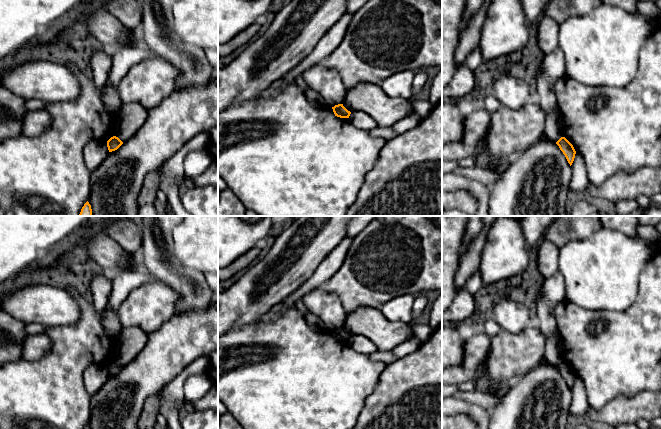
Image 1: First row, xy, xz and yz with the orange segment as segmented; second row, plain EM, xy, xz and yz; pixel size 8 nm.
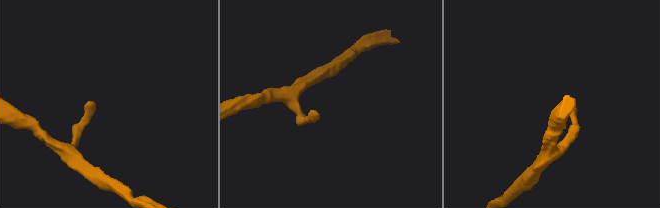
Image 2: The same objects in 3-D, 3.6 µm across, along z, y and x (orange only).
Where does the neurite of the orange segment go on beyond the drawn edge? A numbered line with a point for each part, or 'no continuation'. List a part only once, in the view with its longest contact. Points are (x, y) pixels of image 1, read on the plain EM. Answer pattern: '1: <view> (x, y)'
no continuation

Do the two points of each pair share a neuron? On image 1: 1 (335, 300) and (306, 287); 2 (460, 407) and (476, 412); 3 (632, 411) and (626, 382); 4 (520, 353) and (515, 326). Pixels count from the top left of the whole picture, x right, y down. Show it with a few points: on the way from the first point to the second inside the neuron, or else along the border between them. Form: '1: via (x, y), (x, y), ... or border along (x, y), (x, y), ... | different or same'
1: border along (332, 276), (325, 284), (310, 290), (301, 299) | different
2: via (464, 407), (472, 410) | same
3: border along (650, 389), (628, 396), (617, 395), (607, 402) | different
4: border along (532, 323), (516, 333), (502, 330) | different

